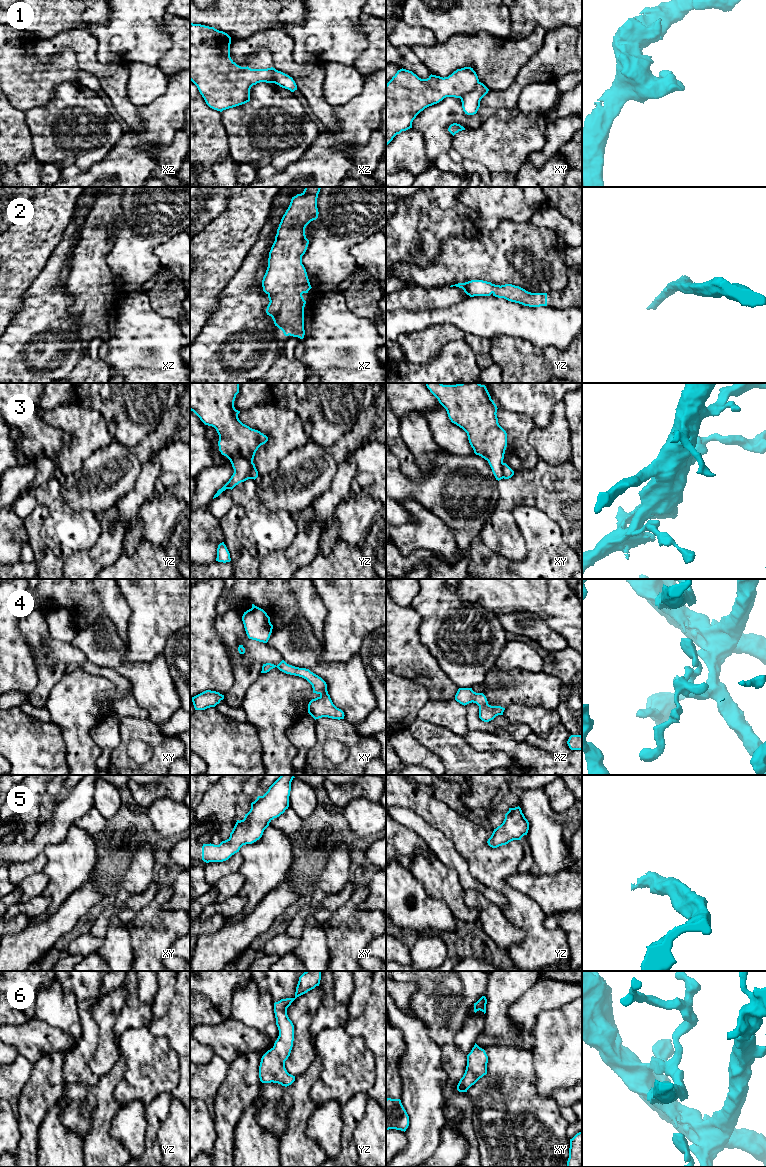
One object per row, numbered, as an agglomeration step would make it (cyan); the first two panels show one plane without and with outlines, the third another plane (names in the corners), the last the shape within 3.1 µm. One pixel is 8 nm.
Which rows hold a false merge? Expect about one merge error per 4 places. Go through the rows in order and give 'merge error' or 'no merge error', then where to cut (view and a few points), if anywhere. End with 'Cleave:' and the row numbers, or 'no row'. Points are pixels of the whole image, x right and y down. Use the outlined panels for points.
1: merge error; cut xy (478, 81), (471, 90), (460, 98)
2: no merge error; cut none
3: no merge error; cut none
4: no merge error; cut none
5: no merge error; cut none
6: no merge error; cut none
Cleave: 1

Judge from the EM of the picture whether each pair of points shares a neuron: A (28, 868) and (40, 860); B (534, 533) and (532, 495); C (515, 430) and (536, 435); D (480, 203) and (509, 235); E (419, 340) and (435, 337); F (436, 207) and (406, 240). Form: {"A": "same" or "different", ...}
{"A": "same", "B": "different", "C": "different", "D": "different", "E": "same", "F": "same"}

